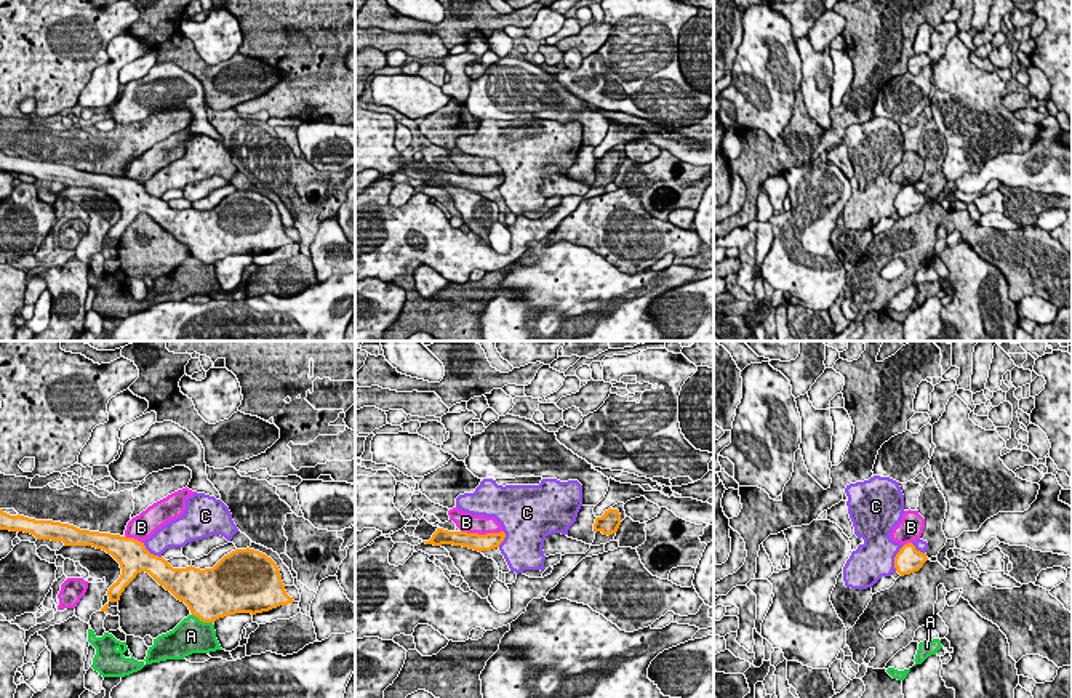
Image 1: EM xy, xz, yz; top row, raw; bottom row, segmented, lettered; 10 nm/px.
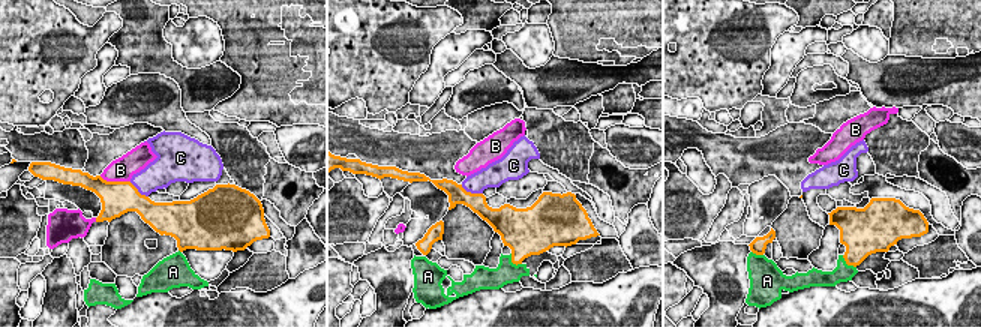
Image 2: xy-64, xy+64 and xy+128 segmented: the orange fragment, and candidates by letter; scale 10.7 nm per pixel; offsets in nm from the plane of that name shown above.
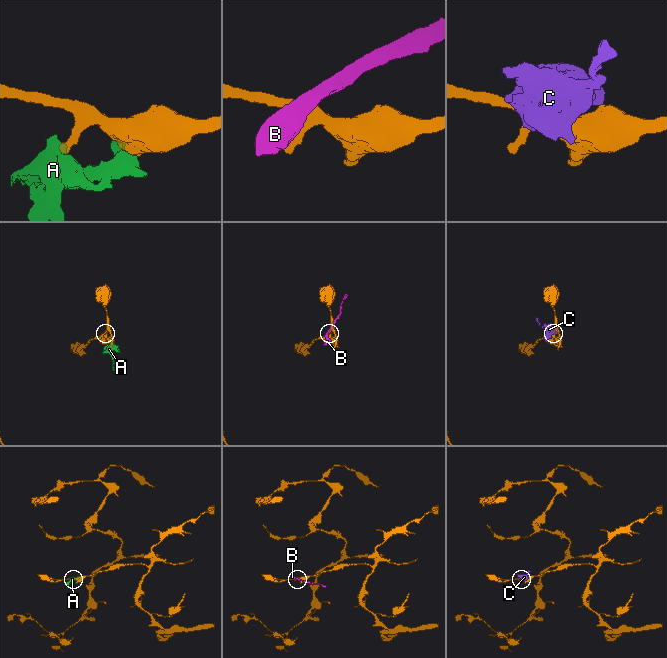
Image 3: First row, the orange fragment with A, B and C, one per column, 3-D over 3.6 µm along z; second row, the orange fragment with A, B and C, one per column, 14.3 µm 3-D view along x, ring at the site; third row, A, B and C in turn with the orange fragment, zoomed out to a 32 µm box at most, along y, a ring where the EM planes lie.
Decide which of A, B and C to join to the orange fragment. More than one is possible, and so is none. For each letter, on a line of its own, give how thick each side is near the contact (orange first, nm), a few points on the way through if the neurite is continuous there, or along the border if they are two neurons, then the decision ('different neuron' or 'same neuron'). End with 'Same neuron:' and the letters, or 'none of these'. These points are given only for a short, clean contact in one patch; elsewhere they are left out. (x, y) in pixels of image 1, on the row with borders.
A: calibres 480 and 360 nm; different neuron
B: calibres 170 and 190 nm; different neuron
C: calibres 260 and 380 nm; different neuron
Same neuron: none of these

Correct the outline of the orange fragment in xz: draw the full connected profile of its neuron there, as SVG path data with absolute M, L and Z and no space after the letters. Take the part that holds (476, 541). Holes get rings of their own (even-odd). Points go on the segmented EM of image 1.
M437 528L432 538L422 543L434 544L434 546L453 544L453 546L462 546L482 552L482 551L491 551L494 548L499 548L504 538L506 538L504 532L478 535L478 533L448 532L443 528Z

